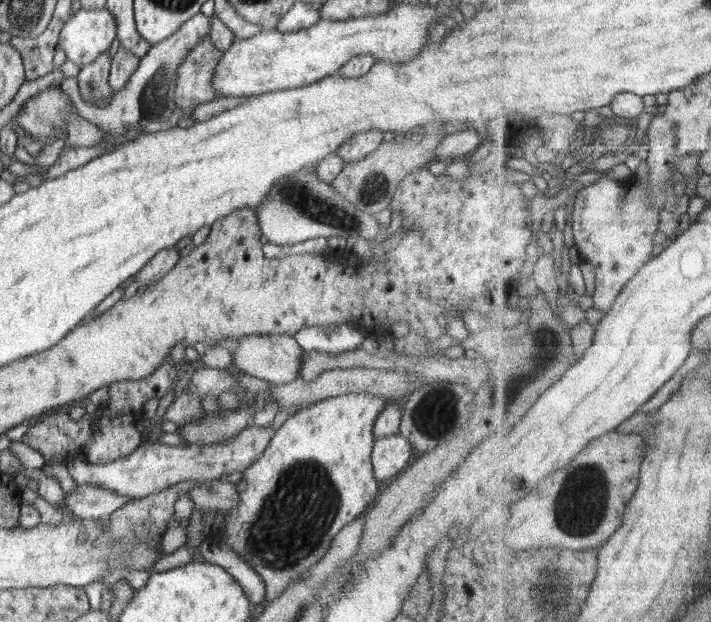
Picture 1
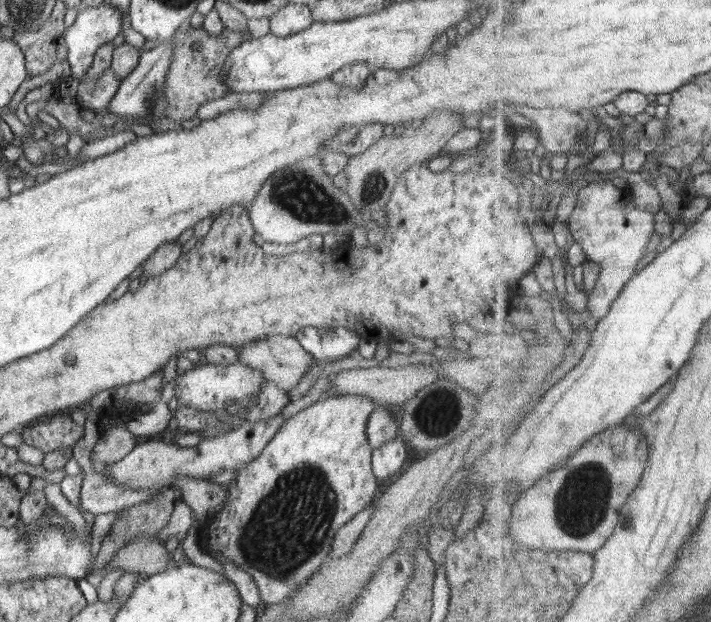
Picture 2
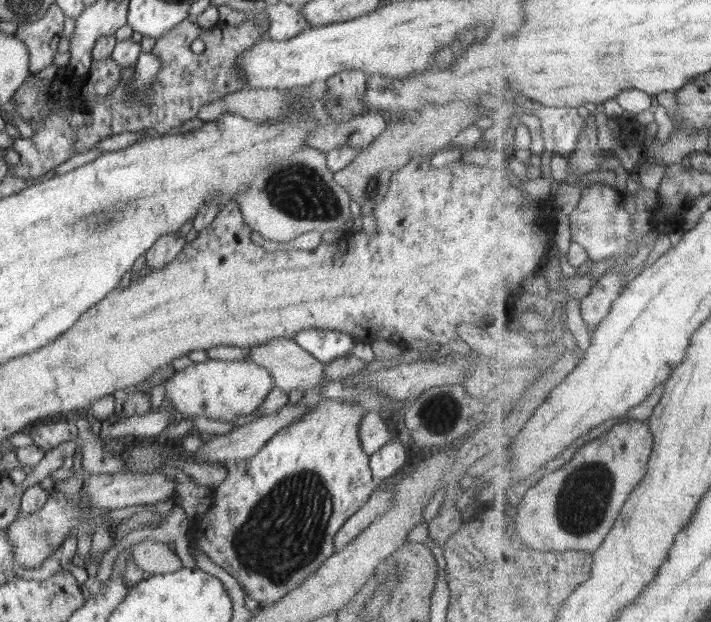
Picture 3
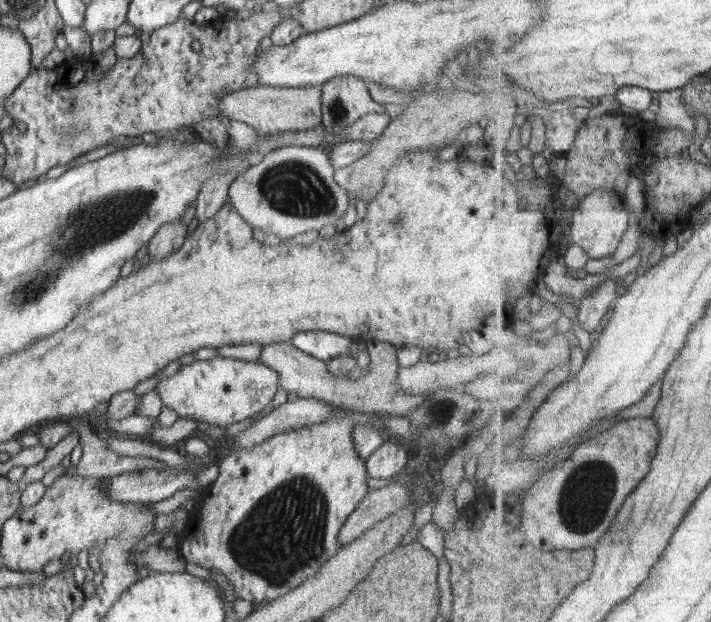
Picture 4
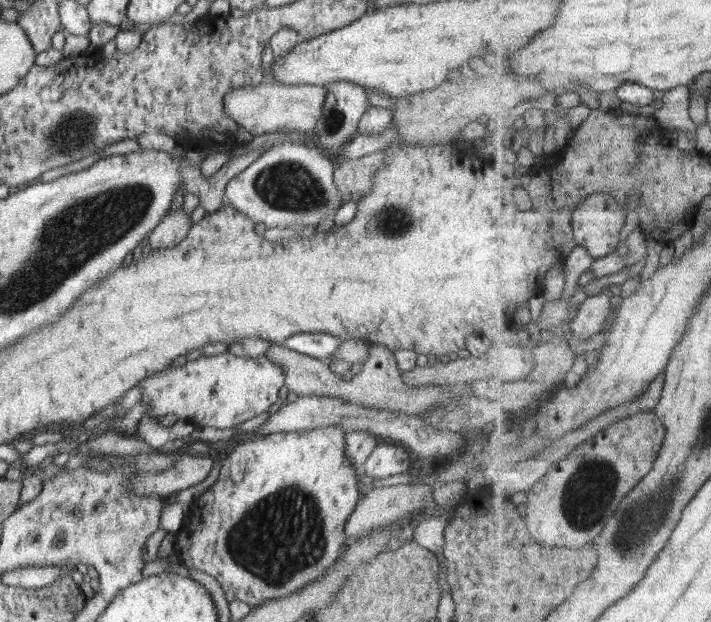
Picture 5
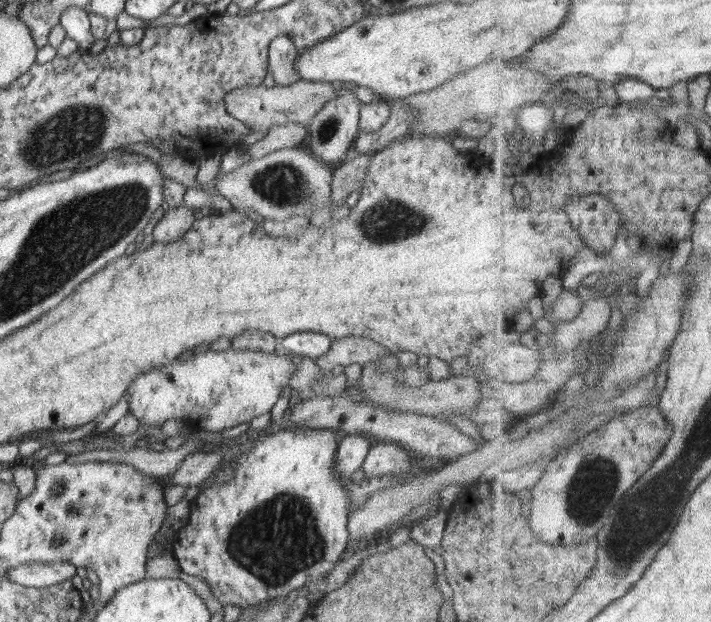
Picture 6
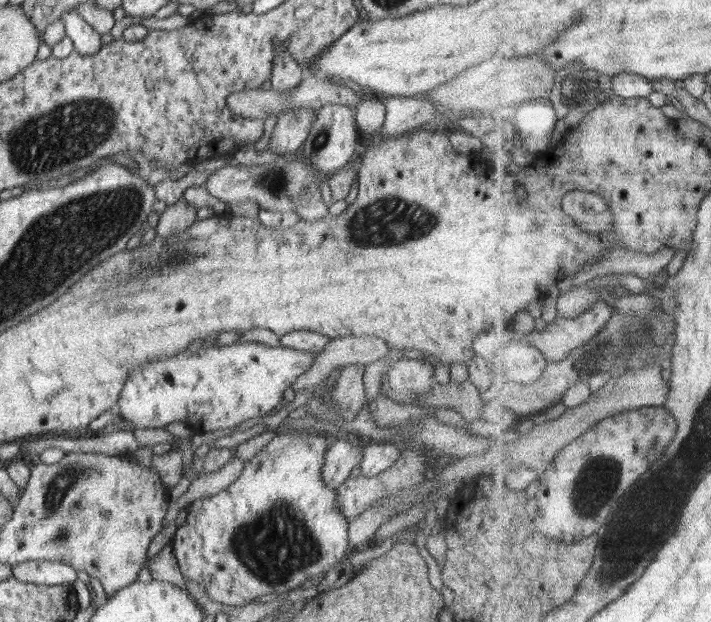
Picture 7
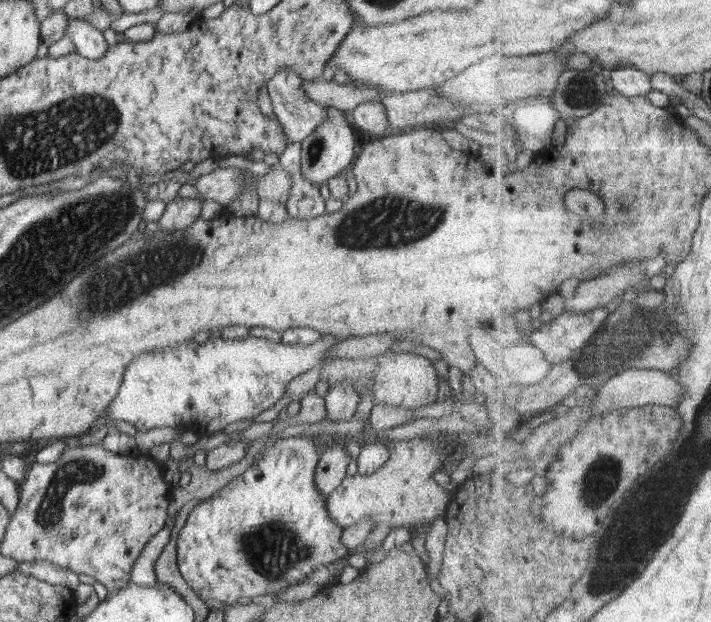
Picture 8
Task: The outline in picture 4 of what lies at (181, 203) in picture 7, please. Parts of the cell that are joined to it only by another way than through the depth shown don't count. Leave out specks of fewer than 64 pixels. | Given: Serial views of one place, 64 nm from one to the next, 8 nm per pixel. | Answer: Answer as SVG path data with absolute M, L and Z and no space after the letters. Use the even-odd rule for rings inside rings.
M169 222L157 230L148 244L147 260L164 258L176 252L185 242L187 226L178 222Z

